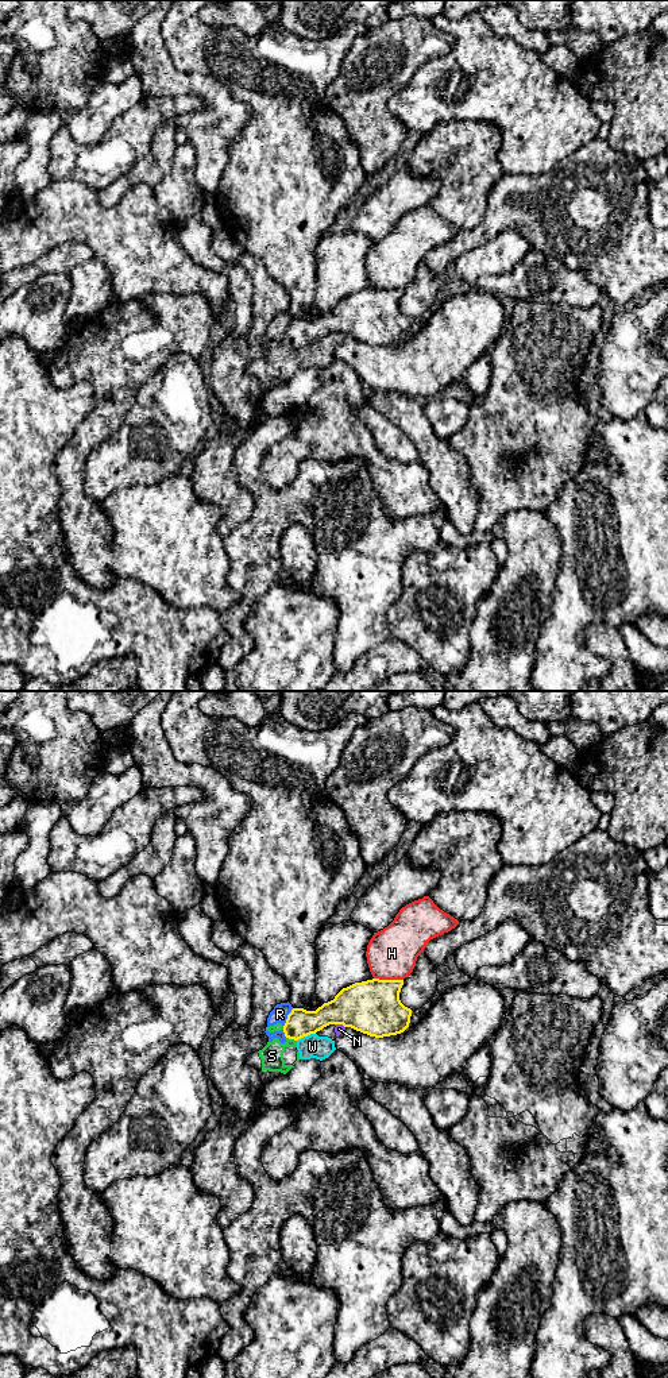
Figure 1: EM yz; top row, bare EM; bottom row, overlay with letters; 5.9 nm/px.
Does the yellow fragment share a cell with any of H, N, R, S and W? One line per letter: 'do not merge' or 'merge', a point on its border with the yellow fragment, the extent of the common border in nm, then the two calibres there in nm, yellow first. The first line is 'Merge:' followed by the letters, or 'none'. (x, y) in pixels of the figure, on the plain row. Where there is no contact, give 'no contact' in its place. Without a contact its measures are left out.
Merge: none
H: do not merge; meets yellow in yz at (389, 289); contact 180 nm long; 320 nm thick on the yellow side, 300 nm on the other
N: do not merge; meets yellow in yz at (340, 332); contact 70 nm long; 320 nm thick on the yellow side, 60 nm on the other
R: do not merge; meets yellow in yz at (288, 327); contact 130 nm long; 170 nm thick on the yellow side, 100 nm on the other
S: do not merge; meets yellow in yz at (292, 347); contact 70 nm long; 170 nm thick on the yellow side, 140 nm on the other
W: do not merge; meets yellow in yz at (305, 344); contact 120 nm long; 170 nm thick on the yellow side, 140 nm on the other

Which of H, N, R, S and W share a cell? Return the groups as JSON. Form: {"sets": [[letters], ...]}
{"sets": [["H"], ["N", "R", "S", "W"]]}

